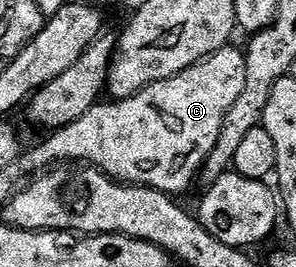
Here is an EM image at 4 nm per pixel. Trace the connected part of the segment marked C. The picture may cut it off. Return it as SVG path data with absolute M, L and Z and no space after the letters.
M232 44L223 46L221 50L215 50L209 58L203 58L181 74L150 84L134 96L101 101L90 108L86 116L78 116L74 124L51 131L41 146L34 147L29 154L27 151L19 159L18 167L20 166L22 173L31 175L57 164L87 164L109 174L118 182L149 186L163 194L180 196L183 190L191 188L192 181L197 181L204 161L210 156L214 144L218 144L218 132L222 132L222 120L226 120L226 112L230 112L234 100L238 100L242 87L246 85L244 50L235 50L234 47Z

